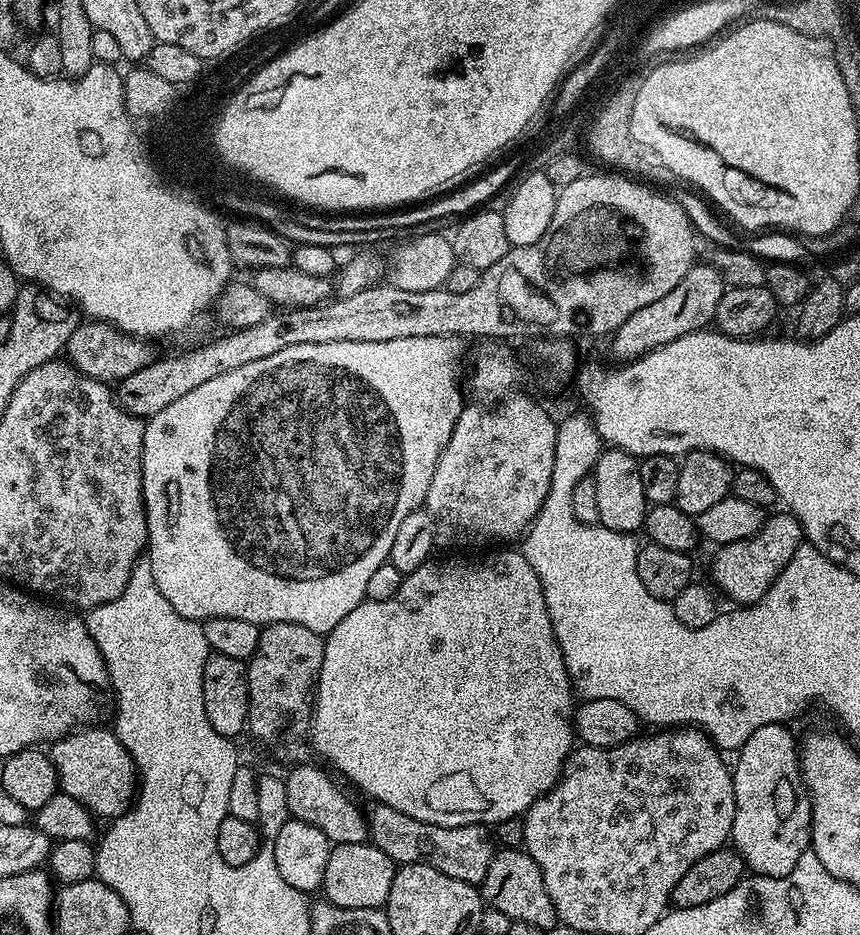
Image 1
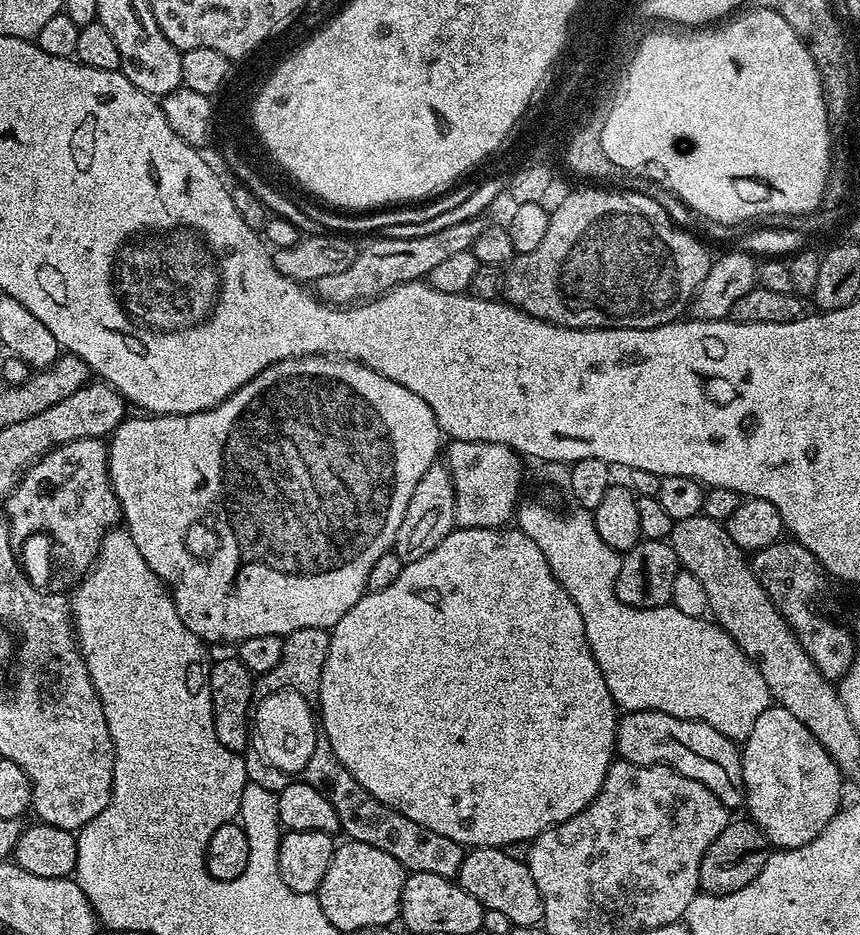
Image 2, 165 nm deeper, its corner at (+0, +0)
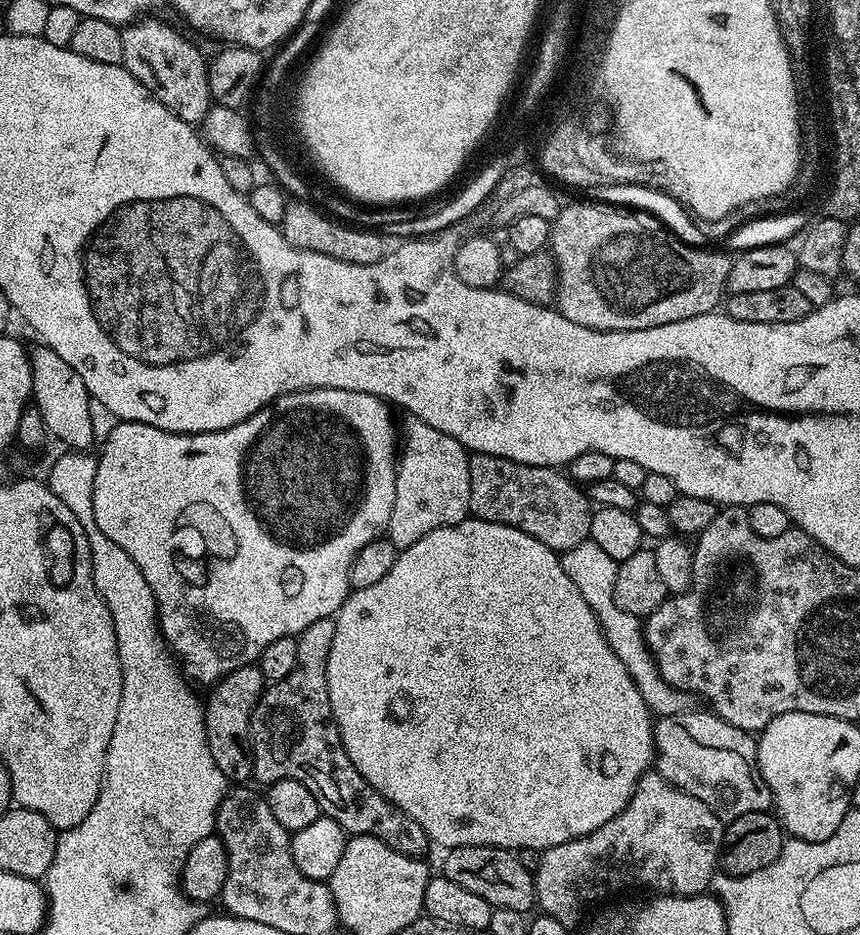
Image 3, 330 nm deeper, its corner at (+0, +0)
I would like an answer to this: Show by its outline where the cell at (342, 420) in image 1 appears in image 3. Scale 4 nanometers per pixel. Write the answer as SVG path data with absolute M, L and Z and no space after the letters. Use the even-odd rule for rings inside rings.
M307 388L301 392L288 392L285 396L279 396L277 400L273 400L271 404L258 410L250 418L246 418L226 430L199 432L198 434L167 432L166 430L158 430L149 424L130 422L129 420L118 422L112 427L110 434L102 442L101 448L104 449L98 452L96 461L94 494L92 495L94 522L98 522L98 530L102 530L102 534L106 534L106 538L110 538L110 542L122 546L122 550L126 550L126 554L130 554L130 558L134 558L138 570L142 570L142 578L146 578L146 582L150 582L150 590L154 590L154 598L156 599L156 618L160 621L160 634L164 638L164 643L182 661L183 671L189 681L195 682L197 680L200 684L215 685L221 678L229 676L234 670L247 664L256 664L260 659L262 650L266 650L266 646L270 646L270 642L278 642L278 638L286 638L287 636L297 637L302 630L306 630L306 626L310 626L310 622L318 622L318 618L326 618L327 616L335 617L336 613L340 611L344 599L352 588L350 570L354 558L362 550L362 546L379 540L385 535L390 522L390 510L394 510L394 486L396 485L396 465L398 463L398 428L397 425L396 428L392 425L391 411L393 412L393 409L388 401L382 400L374 394L362 394L358 390L342 390L341 388Z

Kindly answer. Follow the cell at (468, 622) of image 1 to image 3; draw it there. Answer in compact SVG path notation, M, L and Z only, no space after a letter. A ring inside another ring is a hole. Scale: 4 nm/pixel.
M469 518L454 526L430 530L430 534L426 534L426 538L418 538L418 542L414 542L414 546L403 549L397 555L394 566L390 566L390 570L379 582L374 582L374 586L349 591L334 619L336 621L334 642L330 645L330 658L326 662L326 679L328 679L328 697L332 707L332 718L340 731L342 746L346 750L350 762L354 762L354 770L358 770L358 774L362 774L362 778L366 778L366 782L370 782L370 786L374 786L374 790L378 790L380 796L385 796L391 804L398 806L398 810L410 814L410 818L414 818L414 822L418 822L418 826L422 826L422 830L426 830L429 841L433 845L441 844L441 849L490 846L491 848L507 848L509 850L518 848L543 850L562 846L562 842L582 838L586 834L598 830L598 826L606 826L606 822L610 822L610 818L614 818L627 806L638 782L644 777L644 773L653 767L656 755L656 743L652 737L654 716L648 711L642 694L638 694L638 686L634 686L634 678L630 678L630 670L626 670L626 666L622 666L622 658L618 658L618 654L614 654L610 642L606 642L604 631L600 629L600 623L594 610L590 610L590 606L586 606L586 598L582 598L582 590L578 590L578 586L574 586L574 582L570 582L558 553L550 550L550 546L542 546L542 542L538 542L538 538L530 538L530 534L522 534L522 530L514 530L514 526L502 526L494 522Z

